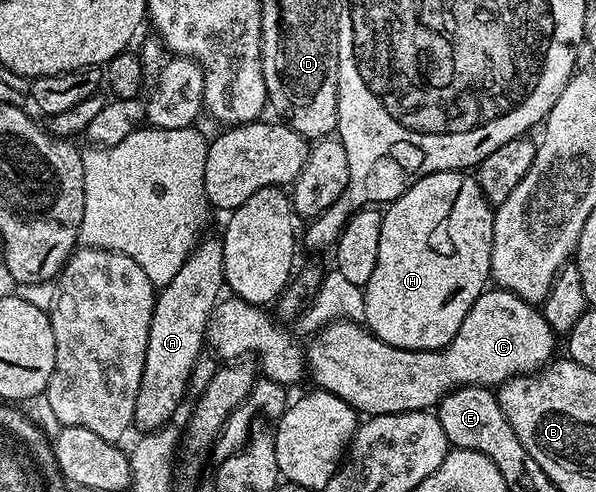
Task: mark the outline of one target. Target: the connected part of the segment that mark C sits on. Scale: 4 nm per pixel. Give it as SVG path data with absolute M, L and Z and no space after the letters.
M489 287L485 289L484 294L480 296L474 303L474 307L470 307L470 311L466 315L466 319L462 319L462 327L458 327L458 335L454 335L454 339L445 349L403 349L402 347L390 347L390 343L382 343L382 339L378 339L368 330L361 322L336 320L329 322L324 328L317 330L312 334L306 345L306 369L312 377L317 381L319 388L326 393L338 395L338 399L342 399L346 404L355 409L357 414L367 415L368 417L377 417L378 415L390 415L391 413L405 413L406 411L418 411L419 409L428 411L440 404L443 399L453 389L458 389L462 385L482 385L485 387L499 387L505 381L509 381L511 377L523 377L525 375L535 374L544 368L553 360L552 352L556 349L557 334L553 333L550 323L546 323L543 312L533 302L523 301L518 295L514 295L510 291L499 287Z

